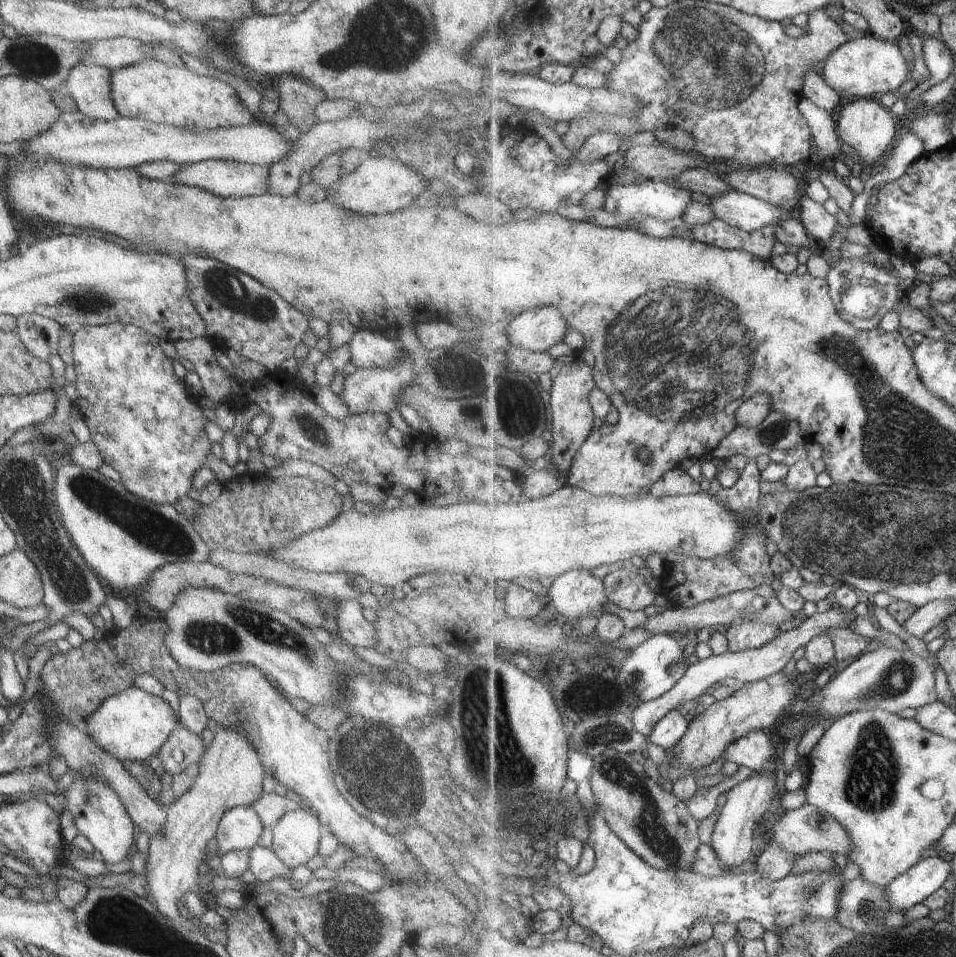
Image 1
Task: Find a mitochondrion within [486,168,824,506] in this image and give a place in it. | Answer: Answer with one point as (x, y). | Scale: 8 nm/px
(662, 372)

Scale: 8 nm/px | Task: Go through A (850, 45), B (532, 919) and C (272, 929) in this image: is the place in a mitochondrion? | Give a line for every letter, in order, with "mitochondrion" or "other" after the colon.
A: other
B: other
C: other

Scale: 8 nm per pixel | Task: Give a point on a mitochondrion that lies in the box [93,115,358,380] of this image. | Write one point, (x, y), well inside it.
(226, 289)

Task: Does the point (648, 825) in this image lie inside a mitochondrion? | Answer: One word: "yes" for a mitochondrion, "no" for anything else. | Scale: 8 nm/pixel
yes

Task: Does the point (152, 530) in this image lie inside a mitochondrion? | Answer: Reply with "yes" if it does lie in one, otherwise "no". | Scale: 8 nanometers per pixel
yes

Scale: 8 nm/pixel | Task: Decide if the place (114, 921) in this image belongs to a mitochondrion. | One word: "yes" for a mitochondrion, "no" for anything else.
yes

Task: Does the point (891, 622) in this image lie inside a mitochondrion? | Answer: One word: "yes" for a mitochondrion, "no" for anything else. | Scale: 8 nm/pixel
no

